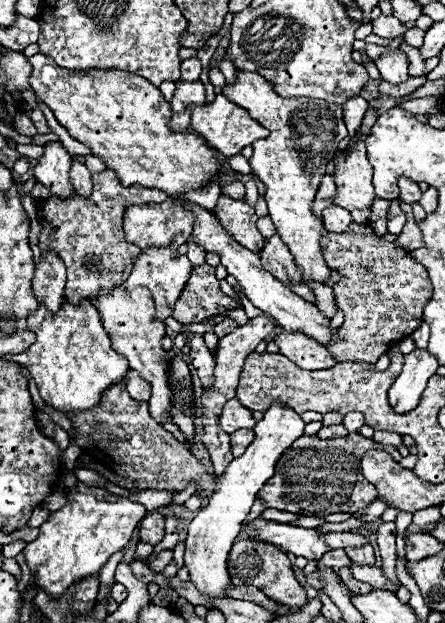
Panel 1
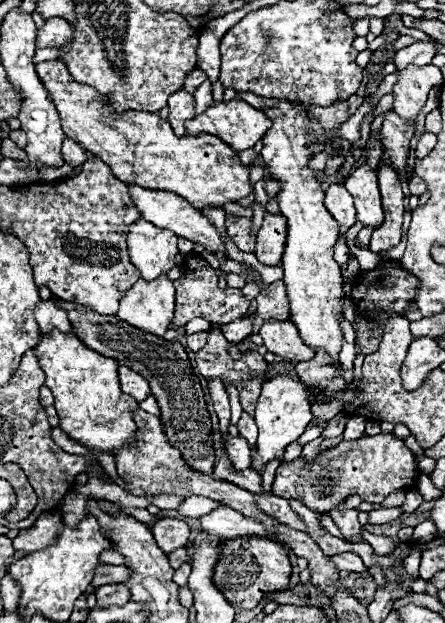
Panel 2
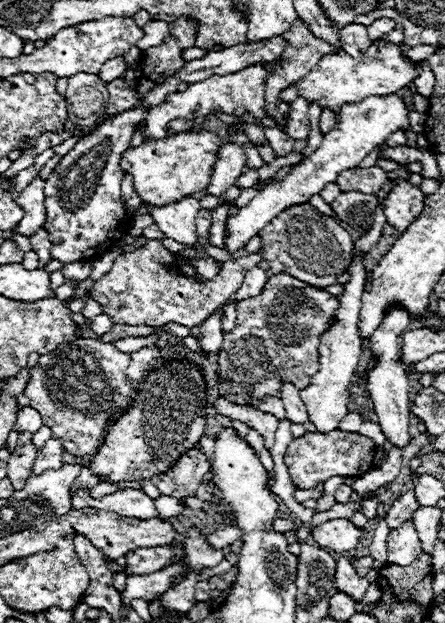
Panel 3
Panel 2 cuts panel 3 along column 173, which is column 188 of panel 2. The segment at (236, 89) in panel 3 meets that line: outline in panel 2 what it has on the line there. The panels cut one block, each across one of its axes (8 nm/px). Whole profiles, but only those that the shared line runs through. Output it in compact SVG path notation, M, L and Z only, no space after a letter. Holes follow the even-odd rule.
M178 90L170 96L168 100L168 110L170 110L170 116L168 116L168 122L172 124L174 128L174 134L176 136L186 136L186 128L184 128L184 122L194 118L194 96L184 92L184 90Z

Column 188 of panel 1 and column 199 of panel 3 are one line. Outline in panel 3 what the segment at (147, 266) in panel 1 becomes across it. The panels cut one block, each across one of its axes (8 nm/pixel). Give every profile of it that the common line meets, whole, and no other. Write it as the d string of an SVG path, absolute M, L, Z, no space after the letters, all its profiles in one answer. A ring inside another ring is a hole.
M208 256L206 260L194 262L194 270L196 270L196 276L200 276L200 278L204 278L204 280L210 280L212 276L216 276L218 266L216 266L216 260Z

